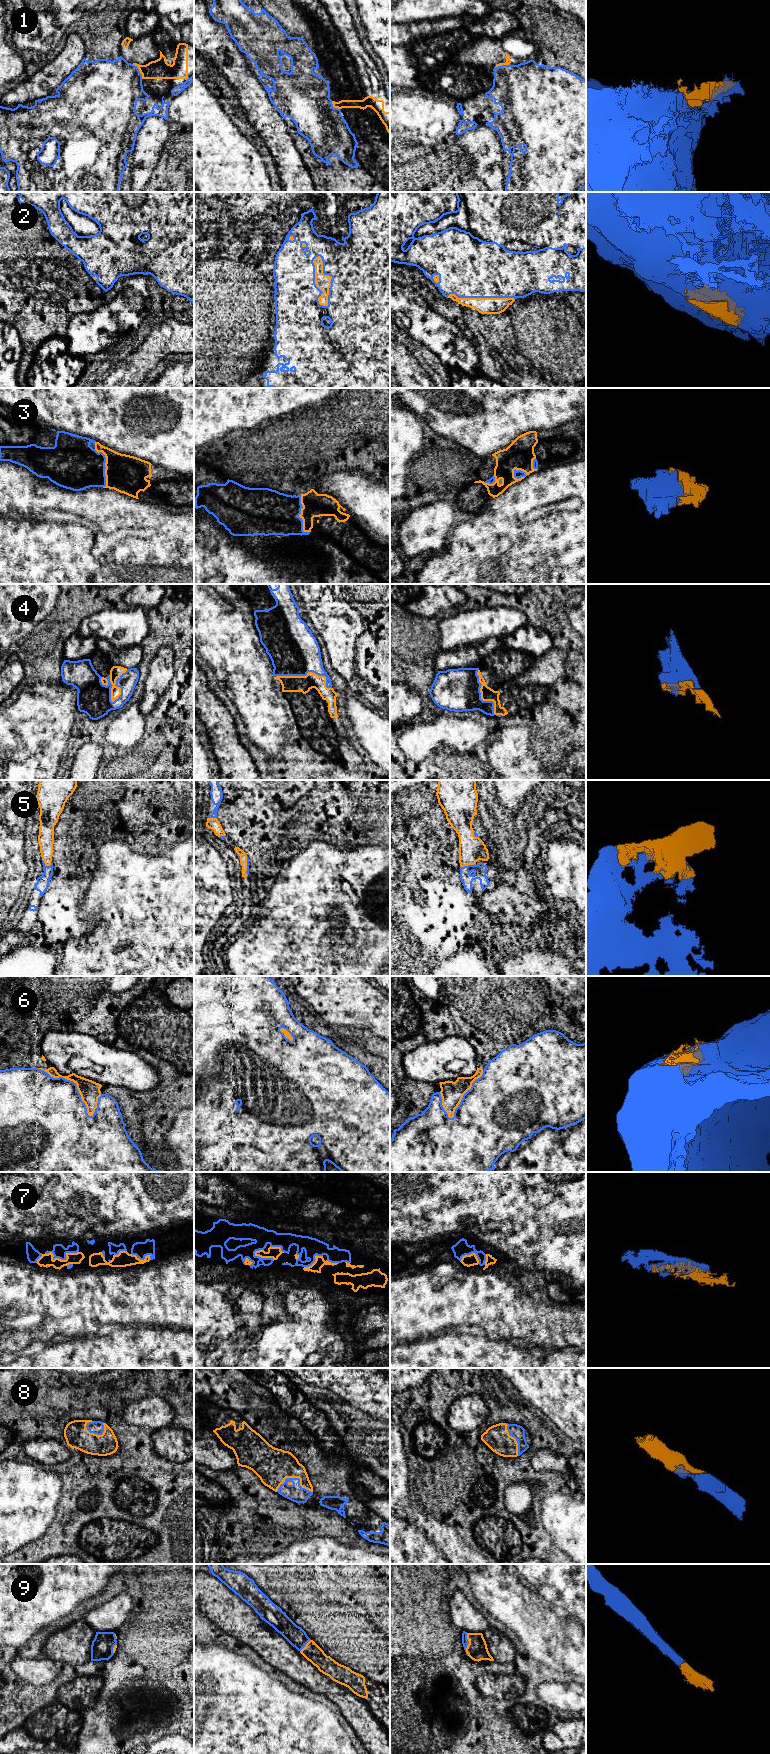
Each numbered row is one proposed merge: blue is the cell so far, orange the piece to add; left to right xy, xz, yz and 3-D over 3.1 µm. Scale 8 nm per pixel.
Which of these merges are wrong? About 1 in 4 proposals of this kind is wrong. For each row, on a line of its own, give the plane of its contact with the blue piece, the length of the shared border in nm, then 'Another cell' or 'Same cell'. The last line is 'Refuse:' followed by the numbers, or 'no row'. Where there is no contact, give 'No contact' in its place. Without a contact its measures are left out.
1: Touches blue in xy. Shared border 150 nm. Another cell
2: Touches blue in xz. Shared border 420 nm. Same cell
3: Touches blue in xy. Shared border 320 nm. Same cell
4: Touches blue in xy. Shared border 300 nm. Same cell
5: Touches blue in xy. Shared border 90 nm. Same cell
6: Touches blue in xy. Shared border 600 nm. Same cell
7: Touches blue in xy. Shared border 280 nm. Same cell
8: Touches blue in xz. Shared border 300 nm. Same cell
9: Touches blue in yz. Shared border 180 nm. Same cell
Refuse: 1

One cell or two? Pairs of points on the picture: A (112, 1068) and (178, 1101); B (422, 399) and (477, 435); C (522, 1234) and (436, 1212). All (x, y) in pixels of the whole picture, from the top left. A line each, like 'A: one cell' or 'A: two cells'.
A: two cells
B: one cell
C: one cell

